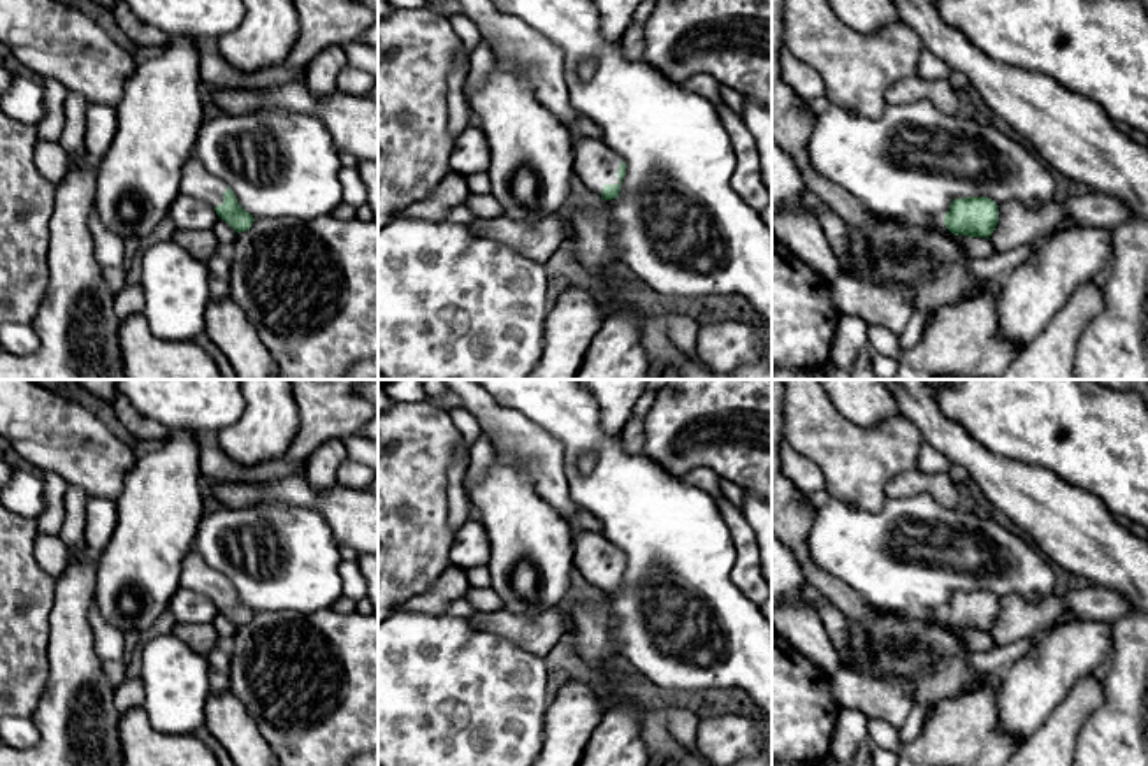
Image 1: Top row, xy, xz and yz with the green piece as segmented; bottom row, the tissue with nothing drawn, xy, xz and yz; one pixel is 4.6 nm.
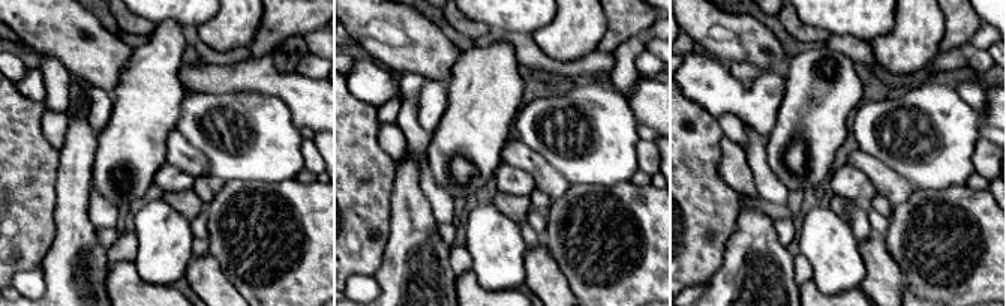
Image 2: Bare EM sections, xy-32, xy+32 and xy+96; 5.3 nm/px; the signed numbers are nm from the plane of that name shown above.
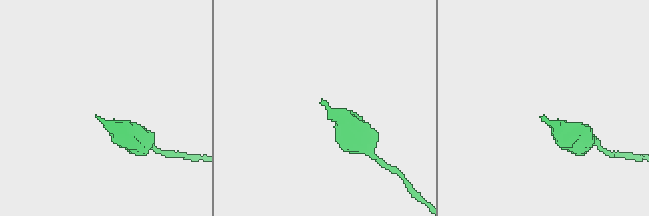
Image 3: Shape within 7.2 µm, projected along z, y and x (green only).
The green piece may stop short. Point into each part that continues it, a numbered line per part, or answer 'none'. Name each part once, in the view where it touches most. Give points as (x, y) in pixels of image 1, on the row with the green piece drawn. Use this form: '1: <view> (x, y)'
1: xz (595, 164)

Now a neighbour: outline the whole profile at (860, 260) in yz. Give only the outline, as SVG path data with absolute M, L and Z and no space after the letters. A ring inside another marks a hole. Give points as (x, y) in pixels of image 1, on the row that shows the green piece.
M849 227L851 269L868 278L872 271L872 257L868 255L870 241L865 228Z

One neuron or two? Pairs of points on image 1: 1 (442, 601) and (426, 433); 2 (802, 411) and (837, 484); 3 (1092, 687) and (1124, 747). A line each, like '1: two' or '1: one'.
1: two
2: one
3: two

